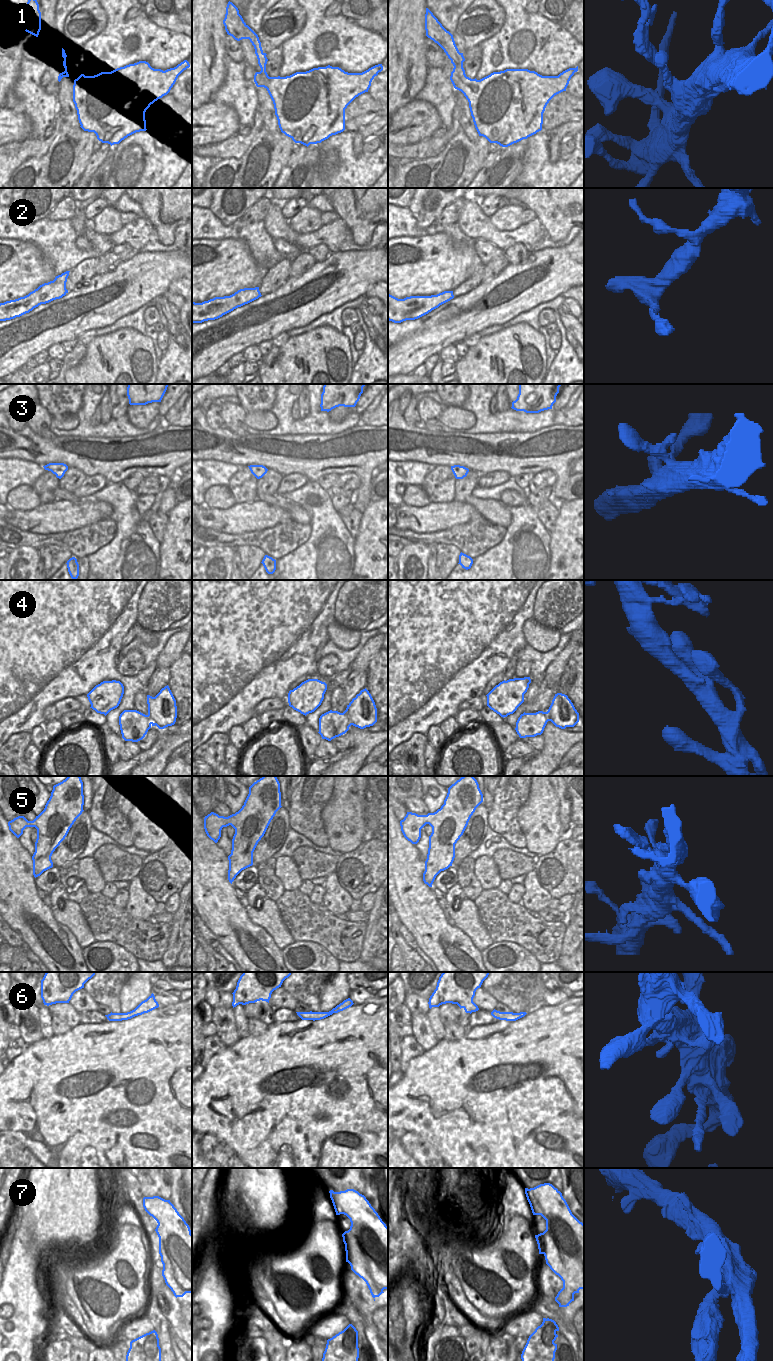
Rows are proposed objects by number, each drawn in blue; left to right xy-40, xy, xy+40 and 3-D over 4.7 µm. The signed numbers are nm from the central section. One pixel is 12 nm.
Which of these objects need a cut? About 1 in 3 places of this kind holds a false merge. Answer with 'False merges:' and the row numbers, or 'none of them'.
False merges: 1, 7

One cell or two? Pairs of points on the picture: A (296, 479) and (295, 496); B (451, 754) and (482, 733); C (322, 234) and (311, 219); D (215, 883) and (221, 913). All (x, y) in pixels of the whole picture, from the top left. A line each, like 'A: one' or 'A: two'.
A: two
B: one
C: two
D: one

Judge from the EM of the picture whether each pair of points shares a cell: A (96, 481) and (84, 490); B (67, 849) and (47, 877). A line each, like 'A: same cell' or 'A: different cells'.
A: same cell
B: different cells

